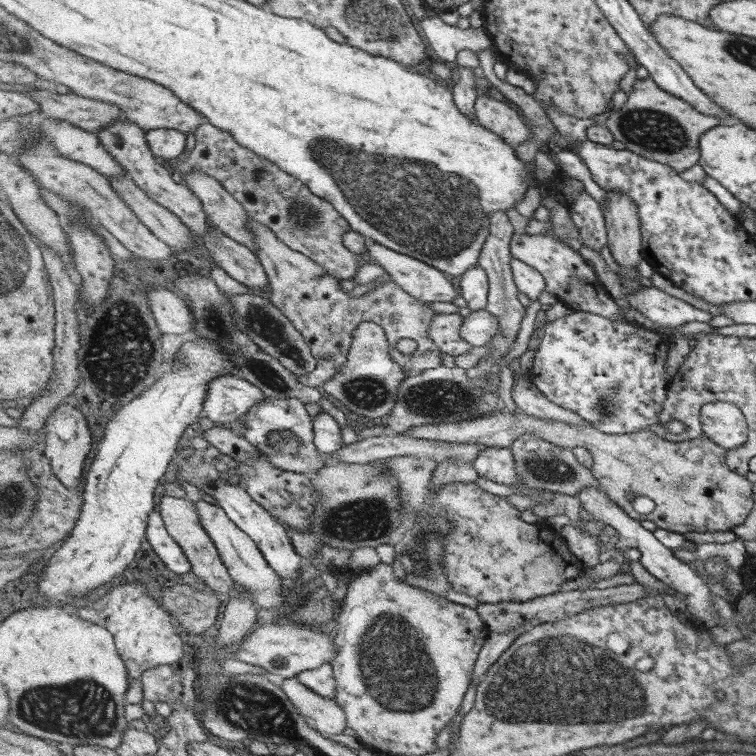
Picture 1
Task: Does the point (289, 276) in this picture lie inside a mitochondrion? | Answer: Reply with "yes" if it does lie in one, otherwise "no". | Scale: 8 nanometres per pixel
no

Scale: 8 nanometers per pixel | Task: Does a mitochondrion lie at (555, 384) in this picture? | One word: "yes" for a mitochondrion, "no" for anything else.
no

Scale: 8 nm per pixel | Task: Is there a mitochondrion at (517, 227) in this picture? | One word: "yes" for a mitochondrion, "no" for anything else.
no

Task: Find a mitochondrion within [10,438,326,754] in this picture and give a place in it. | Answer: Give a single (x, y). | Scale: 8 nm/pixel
(85, 710)

